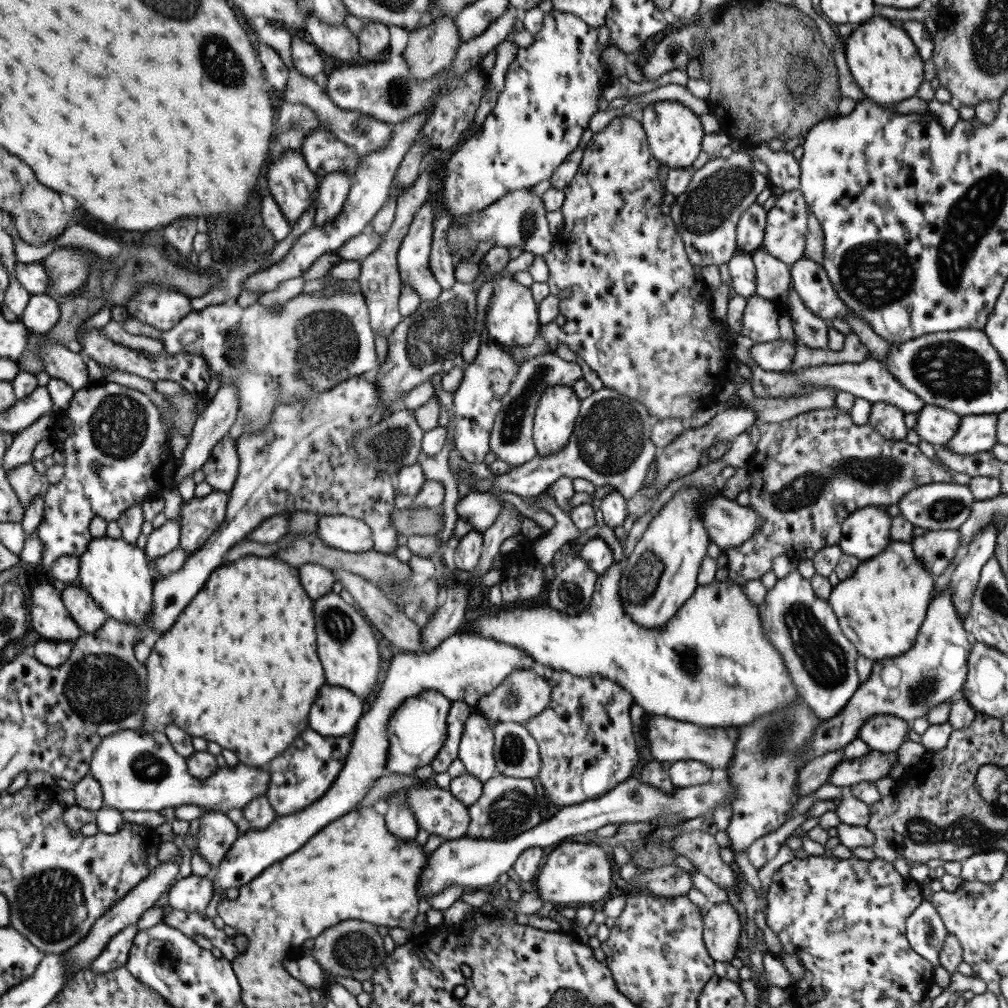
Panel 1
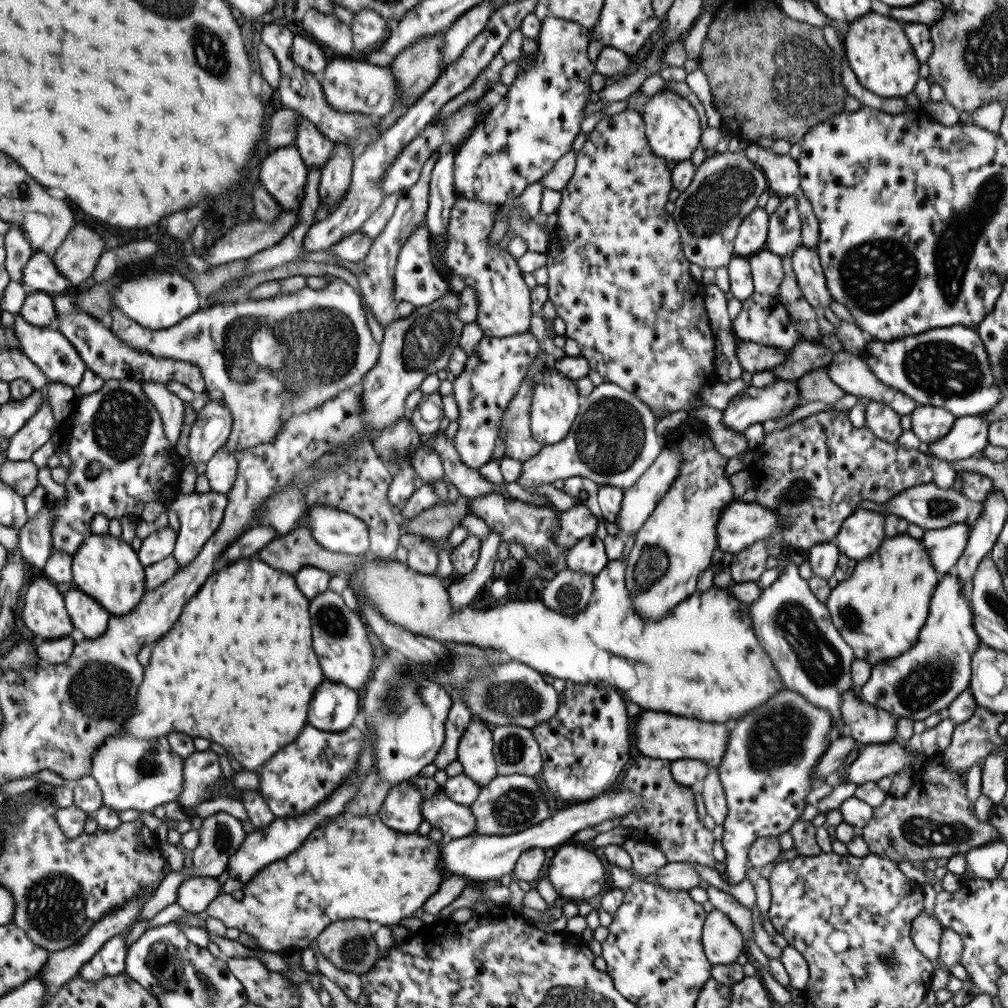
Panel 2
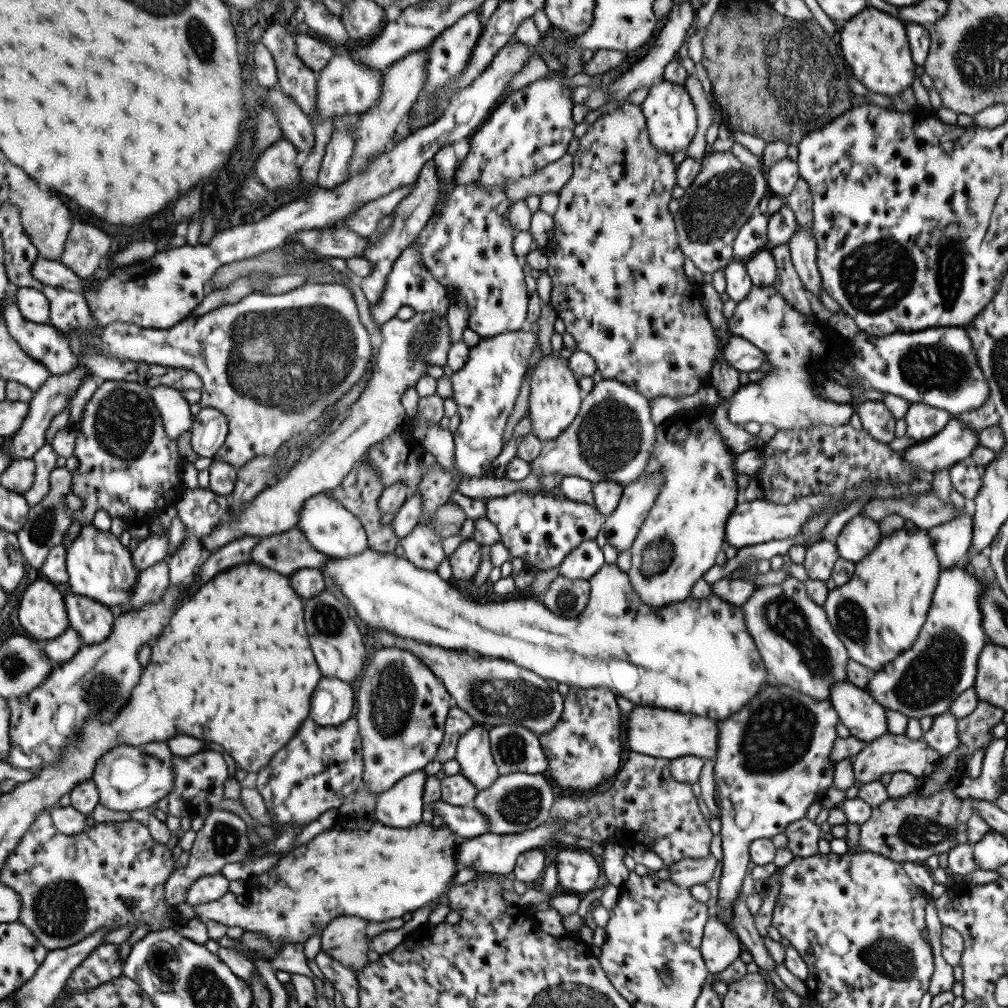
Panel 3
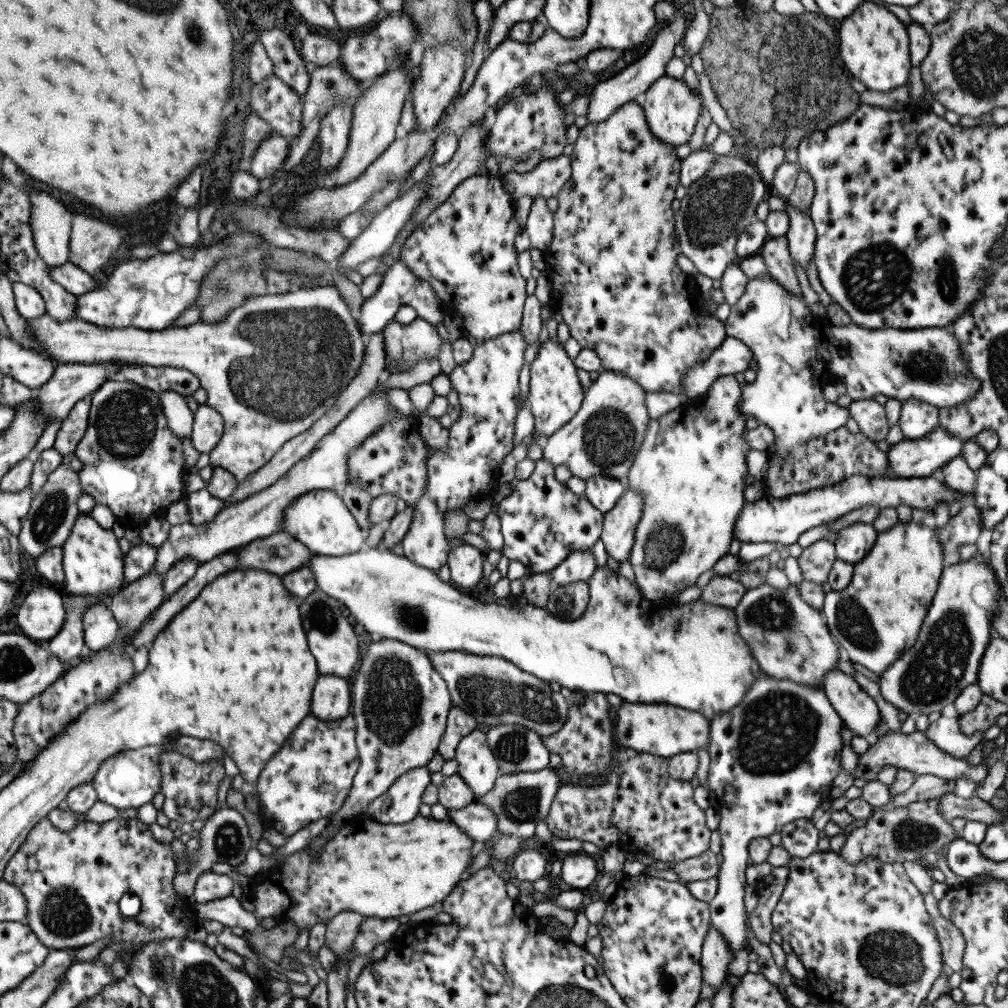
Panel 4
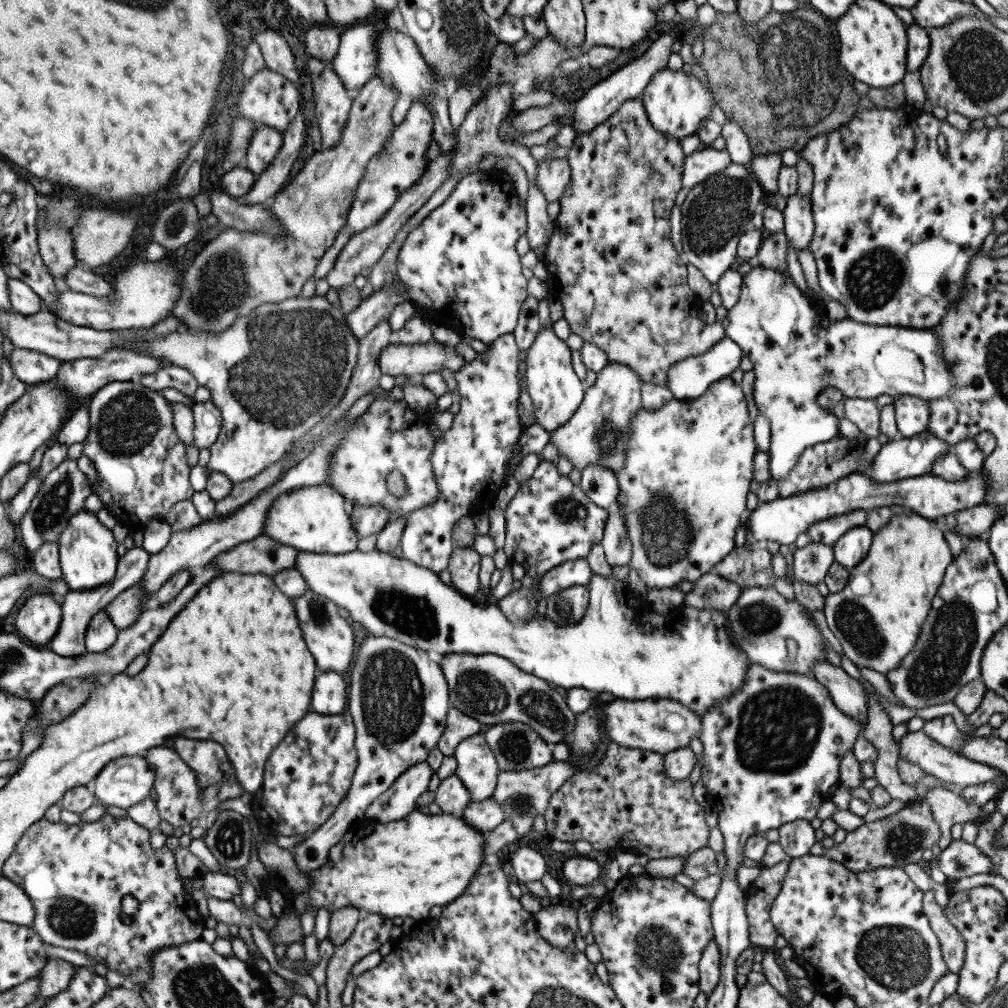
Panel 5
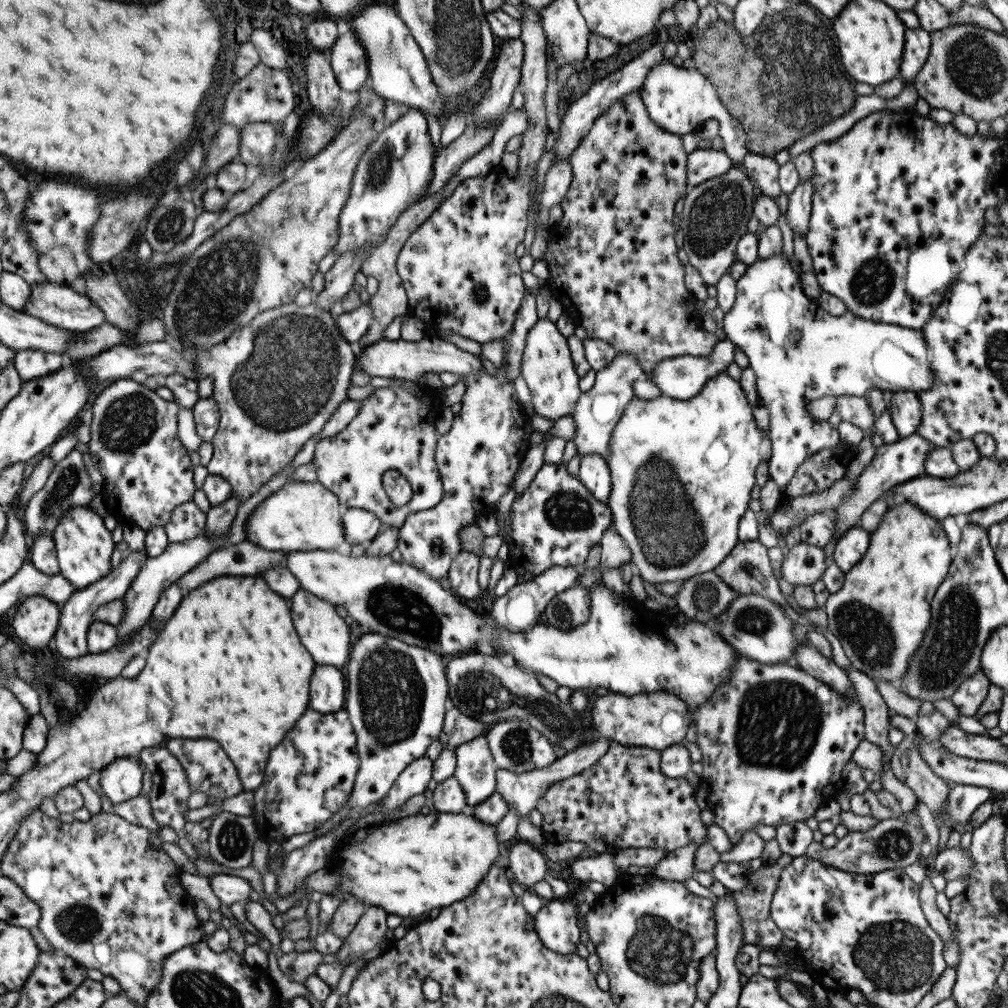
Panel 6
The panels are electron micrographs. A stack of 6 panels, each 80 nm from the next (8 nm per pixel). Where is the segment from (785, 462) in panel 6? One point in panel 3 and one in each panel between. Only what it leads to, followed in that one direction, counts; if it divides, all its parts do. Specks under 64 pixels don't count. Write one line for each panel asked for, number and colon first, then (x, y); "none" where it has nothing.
3: (937, 367)
4: (795, 352)
5: (795, 354)

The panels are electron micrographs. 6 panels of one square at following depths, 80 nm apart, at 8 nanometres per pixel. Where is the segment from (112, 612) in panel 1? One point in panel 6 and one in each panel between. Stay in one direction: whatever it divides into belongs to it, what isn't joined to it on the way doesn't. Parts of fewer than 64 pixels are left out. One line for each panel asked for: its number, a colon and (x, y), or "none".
2: (104, 568)
3: (98, 567)
4: (92, 563)
5: (87, 555)
6: (83, 547)

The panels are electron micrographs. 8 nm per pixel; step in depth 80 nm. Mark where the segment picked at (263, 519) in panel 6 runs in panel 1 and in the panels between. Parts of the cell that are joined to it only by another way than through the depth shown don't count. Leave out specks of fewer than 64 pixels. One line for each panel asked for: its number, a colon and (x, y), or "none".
1: (344, 533)
2: (340, 532)
3: (330, 529)
4: (319, 520)
5: (314, 519)

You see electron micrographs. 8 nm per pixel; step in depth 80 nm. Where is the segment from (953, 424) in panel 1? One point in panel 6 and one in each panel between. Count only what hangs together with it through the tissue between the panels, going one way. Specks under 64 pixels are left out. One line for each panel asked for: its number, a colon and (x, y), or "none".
2: (928, 423)
3: (921, 421)
4: (916, 418)
5: (911, 413)
6: (904, 408)

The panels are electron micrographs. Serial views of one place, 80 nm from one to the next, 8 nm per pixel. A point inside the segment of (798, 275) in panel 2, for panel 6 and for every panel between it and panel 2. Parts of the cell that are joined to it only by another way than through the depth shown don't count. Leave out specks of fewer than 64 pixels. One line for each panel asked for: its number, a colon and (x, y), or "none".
3: (802, 246)
4: (800, 236)
5: (798, 228)
6: (798, 202)

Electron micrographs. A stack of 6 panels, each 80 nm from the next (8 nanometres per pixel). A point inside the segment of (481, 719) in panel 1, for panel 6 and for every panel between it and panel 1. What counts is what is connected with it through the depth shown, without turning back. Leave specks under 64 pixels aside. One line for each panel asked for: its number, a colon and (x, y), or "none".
2: (474, 750)
3: (476, 764)
4: (477, 767)
5: (476, 768)
6: (475, 769)

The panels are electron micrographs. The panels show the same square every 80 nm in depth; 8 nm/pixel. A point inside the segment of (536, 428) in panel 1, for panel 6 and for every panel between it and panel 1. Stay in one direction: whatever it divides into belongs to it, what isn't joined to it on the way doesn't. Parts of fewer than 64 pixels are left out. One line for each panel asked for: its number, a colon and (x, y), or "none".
2: (554, 401)
3: (554, 398)
4: (554, 392)
5: (555, 391)
6: (545, 365)

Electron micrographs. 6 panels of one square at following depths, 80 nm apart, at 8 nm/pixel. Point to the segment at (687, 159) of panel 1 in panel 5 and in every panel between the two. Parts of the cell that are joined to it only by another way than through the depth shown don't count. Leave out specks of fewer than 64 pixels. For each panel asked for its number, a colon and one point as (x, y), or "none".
2: (671, 127)
3: (670, 118)
4: (670, 110)
5: (674, 103)

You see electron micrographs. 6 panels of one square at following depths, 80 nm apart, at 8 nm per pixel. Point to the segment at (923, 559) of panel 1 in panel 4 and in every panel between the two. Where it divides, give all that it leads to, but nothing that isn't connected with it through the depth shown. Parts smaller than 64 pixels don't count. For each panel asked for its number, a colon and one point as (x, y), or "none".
2: (943, 546)
3: (951, 540)
4: (964, 527)

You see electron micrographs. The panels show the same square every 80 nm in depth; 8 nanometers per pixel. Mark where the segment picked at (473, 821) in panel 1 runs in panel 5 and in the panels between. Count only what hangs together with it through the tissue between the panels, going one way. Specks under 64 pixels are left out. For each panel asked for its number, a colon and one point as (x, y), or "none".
2: (511, 803)
3: (513, 803)
4: (519, 800)
5: (522, 795)

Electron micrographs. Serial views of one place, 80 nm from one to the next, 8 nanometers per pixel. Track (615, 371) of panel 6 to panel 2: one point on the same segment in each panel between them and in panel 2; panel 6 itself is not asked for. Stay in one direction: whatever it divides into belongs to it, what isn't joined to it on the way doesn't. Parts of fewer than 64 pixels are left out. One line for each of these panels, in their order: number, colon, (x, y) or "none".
2: (612, 441)
3: (610, 439)
4: (602, 437)
5: (596, 432)

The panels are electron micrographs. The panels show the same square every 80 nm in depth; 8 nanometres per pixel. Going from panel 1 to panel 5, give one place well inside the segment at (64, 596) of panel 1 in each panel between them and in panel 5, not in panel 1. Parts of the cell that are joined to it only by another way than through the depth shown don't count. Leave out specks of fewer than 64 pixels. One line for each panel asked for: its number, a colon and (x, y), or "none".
2: (89, 620)
3: (93, 622)
4: (99, 627)
5: (100, 634)

